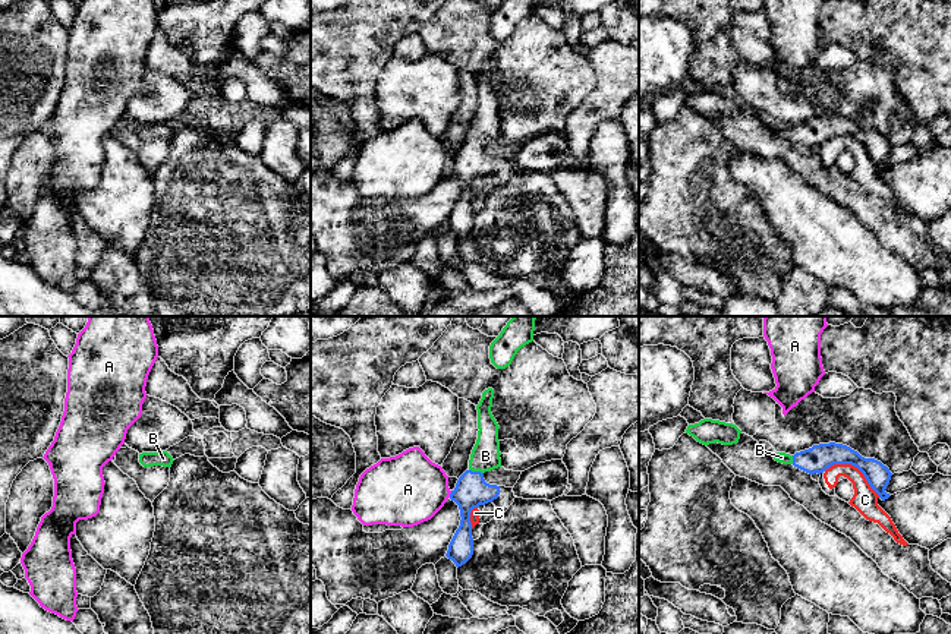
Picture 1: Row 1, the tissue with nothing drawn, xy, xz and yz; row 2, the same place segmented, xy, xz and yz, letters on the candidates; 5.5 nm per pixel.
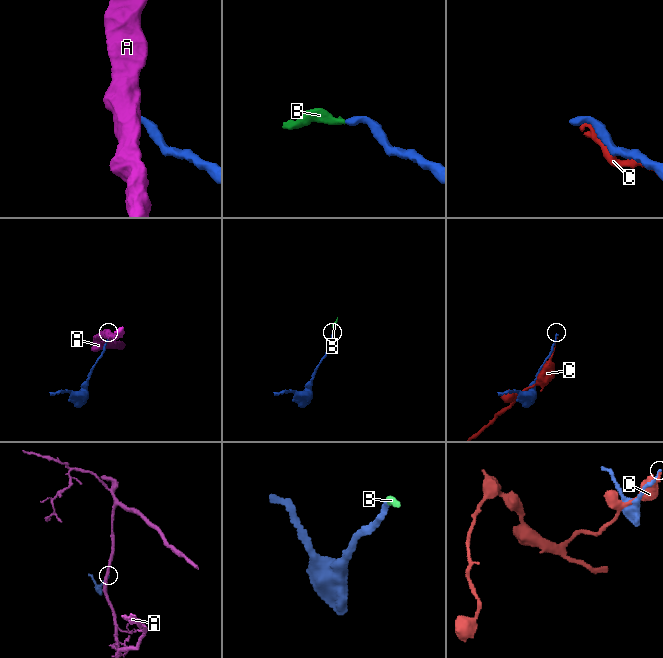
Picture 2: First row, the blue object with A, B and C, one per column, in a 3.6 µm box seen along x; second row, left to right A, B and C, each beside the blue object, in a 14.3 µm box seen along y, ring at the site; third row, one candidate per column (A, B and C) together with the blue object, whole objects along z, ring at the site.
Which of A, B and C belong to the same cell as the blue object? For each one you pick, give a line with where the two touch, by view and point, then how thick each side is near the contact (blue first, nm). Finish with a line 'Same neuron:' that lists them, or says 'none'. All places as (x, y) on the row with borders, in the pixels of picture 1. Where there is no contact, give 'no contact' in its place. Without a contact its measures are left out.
B: contact xz (476, 472); calibres 180 and 160 nm
Same neuron: B

